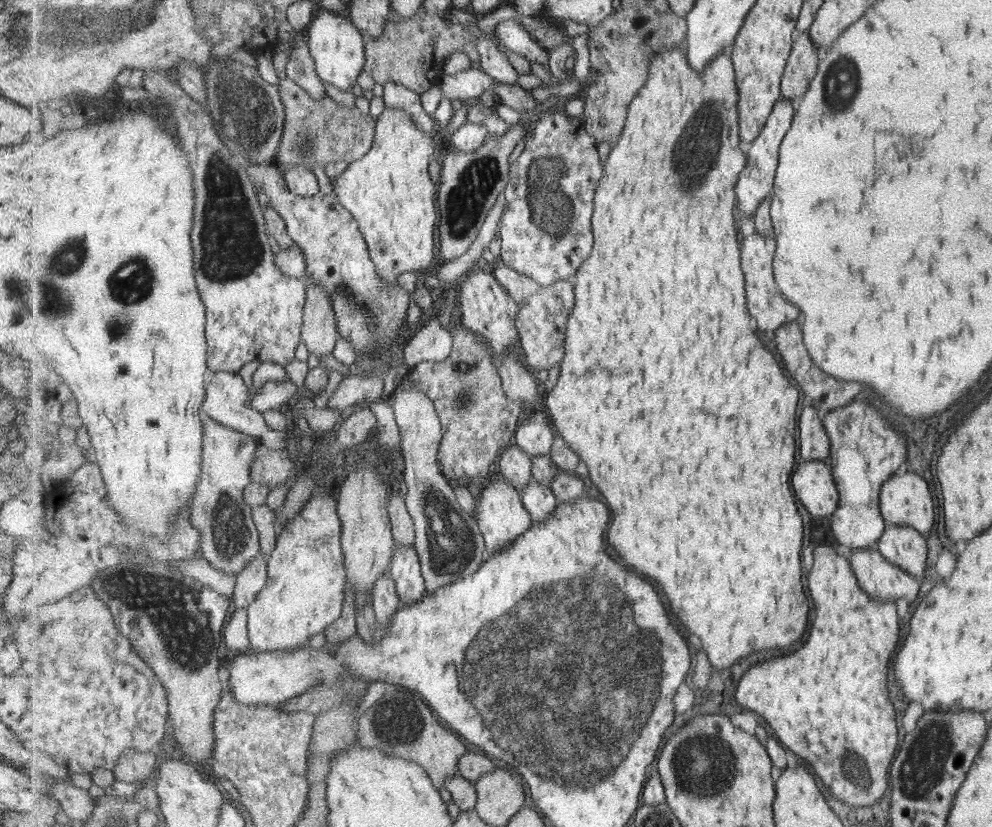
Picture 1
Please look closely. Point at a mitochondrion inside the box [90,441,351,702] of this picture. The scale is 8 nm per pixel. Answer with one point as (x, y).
(180, 614)

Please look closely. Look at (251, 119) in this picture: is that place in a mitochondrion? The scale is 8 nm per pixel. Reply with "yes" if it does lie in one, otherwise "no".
yes

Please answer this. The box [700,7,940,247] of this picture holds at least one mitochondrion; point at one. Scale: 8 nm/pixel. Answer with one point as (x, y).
(841, 80)

